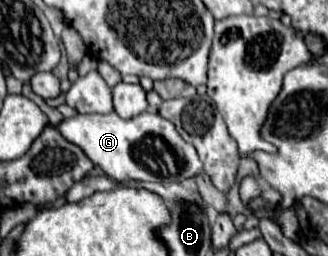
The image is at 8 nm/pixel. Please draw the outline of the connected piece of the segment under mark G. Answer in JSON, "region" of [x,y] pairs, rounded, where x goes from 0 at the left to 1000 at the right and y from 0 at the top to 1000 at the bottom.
{"region":[[[433,438],[396,469],[335,445],[238,445],[171,492],[189,531],[256,586],[256,602],[360,711],[567,711],[616,672],[598,578],[567,555],[524,477],[482,438]]]}

